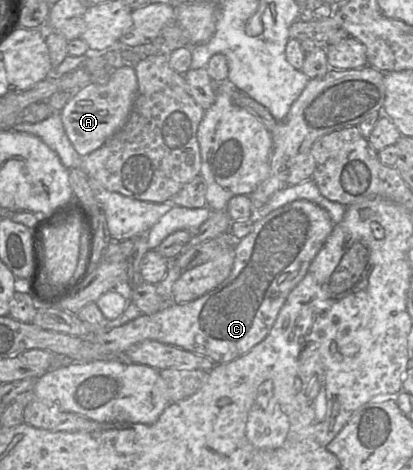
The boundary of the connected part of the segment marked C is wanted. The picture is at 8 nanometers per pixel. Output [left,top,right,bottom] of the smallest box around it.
[91,199,334,364]

